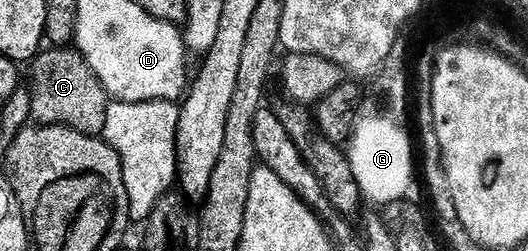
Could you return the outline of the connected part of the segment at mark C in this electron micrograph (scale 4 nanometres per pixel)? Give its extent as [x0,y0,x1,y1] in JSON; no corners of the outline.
[31,48,105,132]

